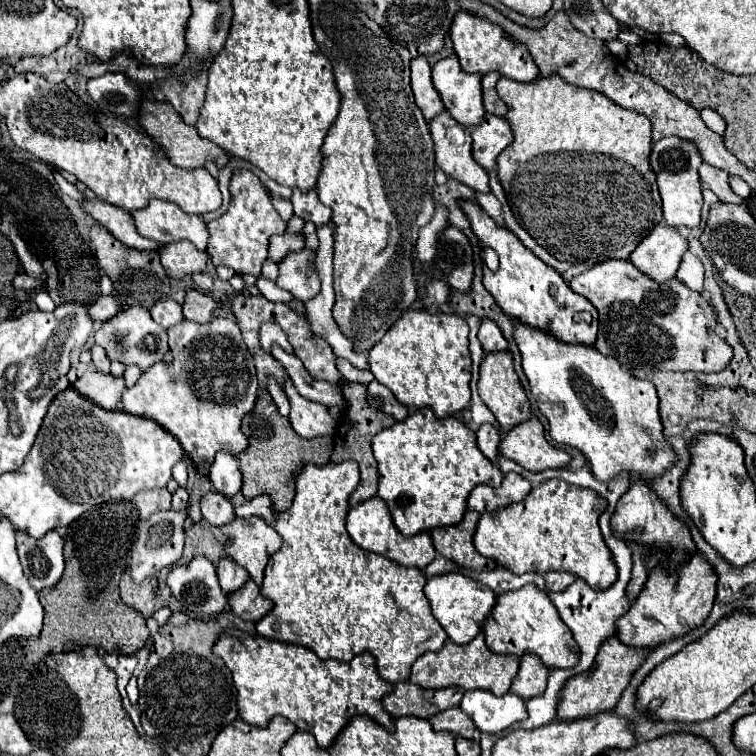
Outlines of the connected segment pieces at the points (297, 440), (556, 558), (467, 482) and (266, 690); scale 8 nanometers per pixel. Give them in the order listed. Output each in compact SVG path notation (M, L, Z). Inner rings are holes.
M267 392L259 394L253 410L243 418L241 430L251 432L249 448L239 456L239 470L243 474L241 494L245 496L245 500L253 500L261 494L267 494L273 502L275 514L281 514L291 506L297 470L303 468L305 464L327 464L333 452L331 436L319 436L311 440L297 436L289 420L277 412L277 406L273 404L273 398Z
M547 480L541 486L533 488L523 502L511 504L499 512L481 514L473 542L483 556L509 568L513 574L543 574L549 570L561 570L583 578L593 590L607 590L617 580L617 566L597 524L601 510L605 510L605 498L601 498L597 492L589 488L577 488L563 480Z
M419 408L417 412L409 414L405 420L395 422L391 428L379 432L373 438L373 454L379 464L379 492L377 494L387 502L395 526L405 536L413 536L413 534L431 530L435 526L459 524L467 510L469 492L479 484L497 488L503 480L501 470L495 468L493 462L487 460L477 448L475 432L461 418L455 418L455 416L437 418L431 408Z
M227 630L215 644L213 654L229 666L237 688L239 716L251 726L267 726L273 716L283 716L295 722L297 730L313 734L321 748L333 744L353 716L369 716L393 732L393 718L381 704L383 696L393 692L393 684L379 676L375 658L369 652L355 656L351 662L321 660L303 646Z

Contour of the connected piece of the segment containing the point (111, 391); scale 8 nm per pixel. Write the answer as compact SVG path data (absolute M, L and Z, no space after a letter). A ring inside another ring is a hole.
M85 372L71 386L81 396L89 398L105 410L117 410L121 402L121 390L125 390L123 378L113 378L111 374L101 372Z

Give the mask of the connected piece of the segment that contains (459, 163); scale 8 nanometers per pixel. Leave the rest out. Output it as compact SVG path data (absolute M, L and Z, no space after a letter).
M447 112L437 114L435 118L431 118L429 122L429 132L433 138L433 146L435 146L435 158L437 158L437 166L449 174L451 178L463 182L465 186L479 190L479 192L489 192L489 178L487 172L477 166L477 162L471 156L471 130L467 126L461 126L459 122L455 122L453 118L449 118Z

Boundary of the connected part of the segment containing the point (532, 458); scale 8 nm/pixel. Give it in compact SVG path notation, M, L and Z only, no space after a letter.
M531 418L507 432L505 440L499 446L499 452L531 472L565 468L571 462L571 456L567 452L547 442L543 424L537 418Z

